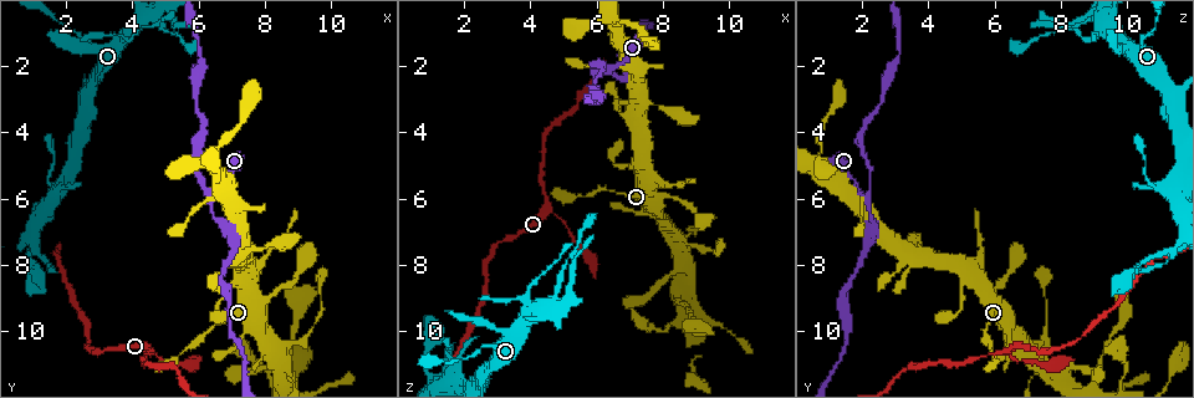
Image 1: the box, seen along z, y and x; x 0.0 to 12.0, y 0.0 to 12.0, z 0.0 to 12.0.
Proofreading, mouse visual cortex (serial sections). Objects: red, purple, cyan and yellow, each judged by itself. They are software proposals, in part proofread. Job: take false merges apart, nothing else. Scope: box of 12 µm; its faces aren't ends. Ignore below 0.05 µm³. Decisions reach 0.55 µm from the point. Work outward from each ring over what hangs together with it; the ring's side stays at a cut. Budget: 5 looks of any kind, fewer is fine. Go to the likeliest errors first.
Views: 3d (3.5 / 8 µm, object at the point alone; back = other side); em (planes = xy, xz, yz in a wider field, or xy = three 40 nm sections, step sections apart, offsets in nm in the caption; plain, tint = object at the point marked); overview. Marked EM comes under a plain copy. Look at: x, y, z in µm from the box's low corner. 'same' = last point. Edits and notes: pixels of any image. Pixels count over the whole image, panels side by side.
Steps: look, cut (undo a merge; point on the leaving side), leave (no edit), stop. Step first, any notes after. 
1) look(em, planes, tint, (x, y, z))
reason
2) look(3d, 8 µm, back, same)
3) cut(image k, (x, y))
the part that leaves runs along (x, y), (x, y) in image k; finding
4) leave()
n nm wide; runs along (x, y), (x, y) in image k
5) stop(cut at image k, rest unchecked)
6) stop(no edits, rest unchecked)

look(3d, 8 µm, (6.3, 6.0, 2.2))
three-way junction

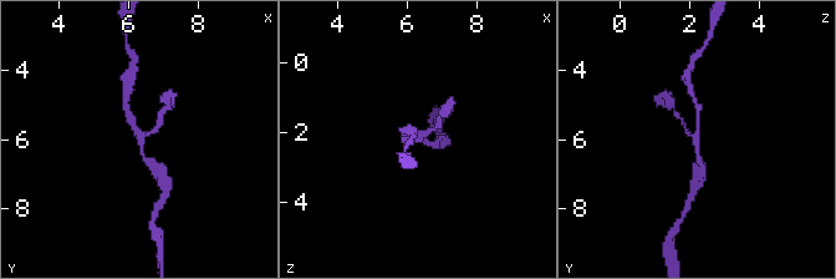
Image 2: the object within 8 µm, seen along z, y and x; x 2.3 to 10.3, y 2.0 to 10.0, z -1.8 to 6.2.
look(em, xy, step 3, tint, (6.3, 6.0, 2.2))
3 arms; arms of 150, 150, 150 nm

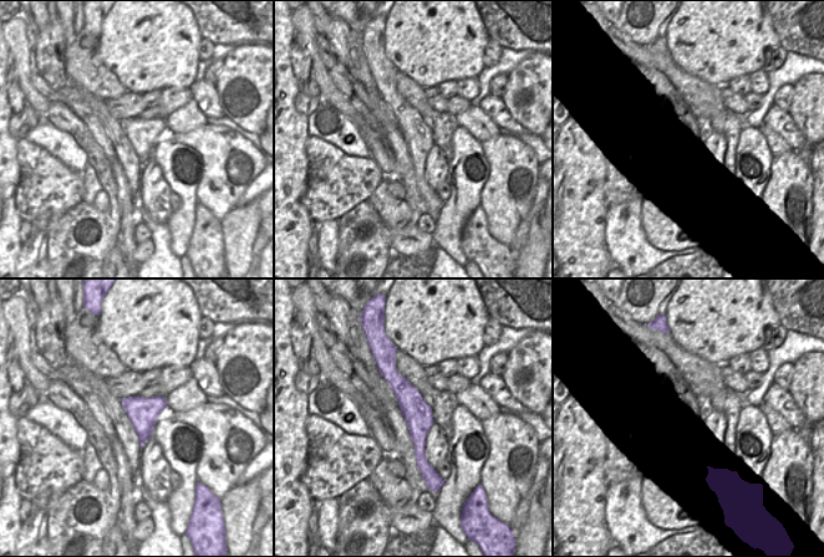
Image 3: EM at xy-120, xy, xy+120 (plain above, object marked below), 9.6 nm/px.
leave()
280 nm wide; runs along (391, 369), (418, 415), (426, 470) in image 3; continuous, no second cell

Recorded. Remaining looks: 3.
look(3d, 3.5 µm, (5.0, 10.8, 6.8))
abrupt turn

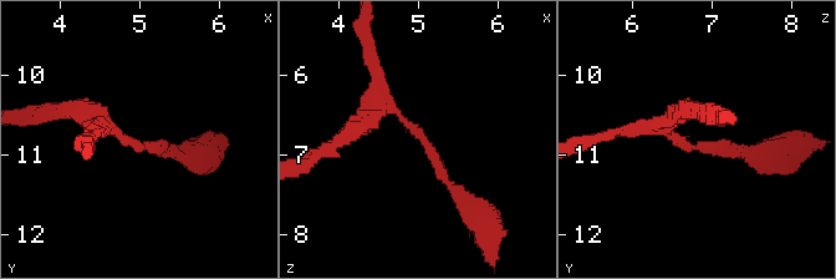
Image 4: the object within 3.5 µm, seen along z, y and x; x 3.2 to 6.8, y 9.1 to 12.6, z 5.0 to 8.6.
look(em, planes, tint, (5.00, 10.85, 6.80))
arms of 150, 200 nm

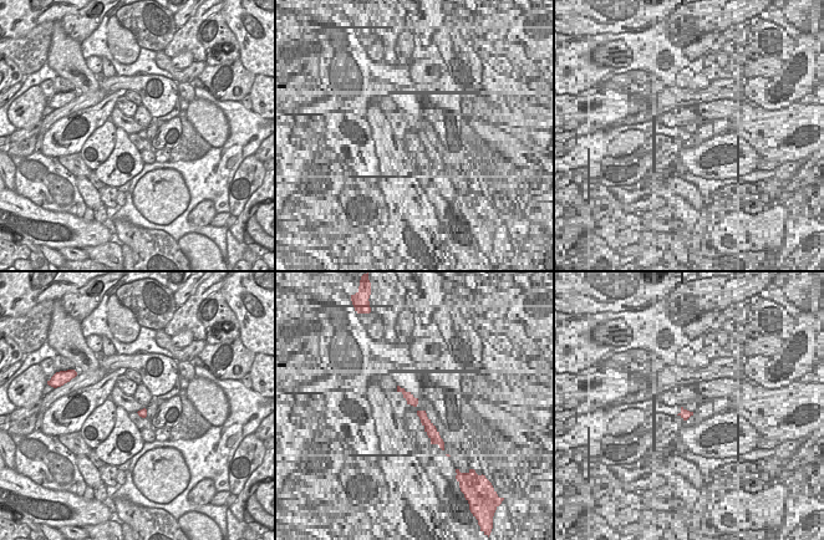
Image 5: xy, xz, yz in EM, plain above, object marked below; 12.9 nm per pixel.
leave()
all the same cell

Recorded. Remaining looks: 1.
stop(no edits, rest unchecked)

